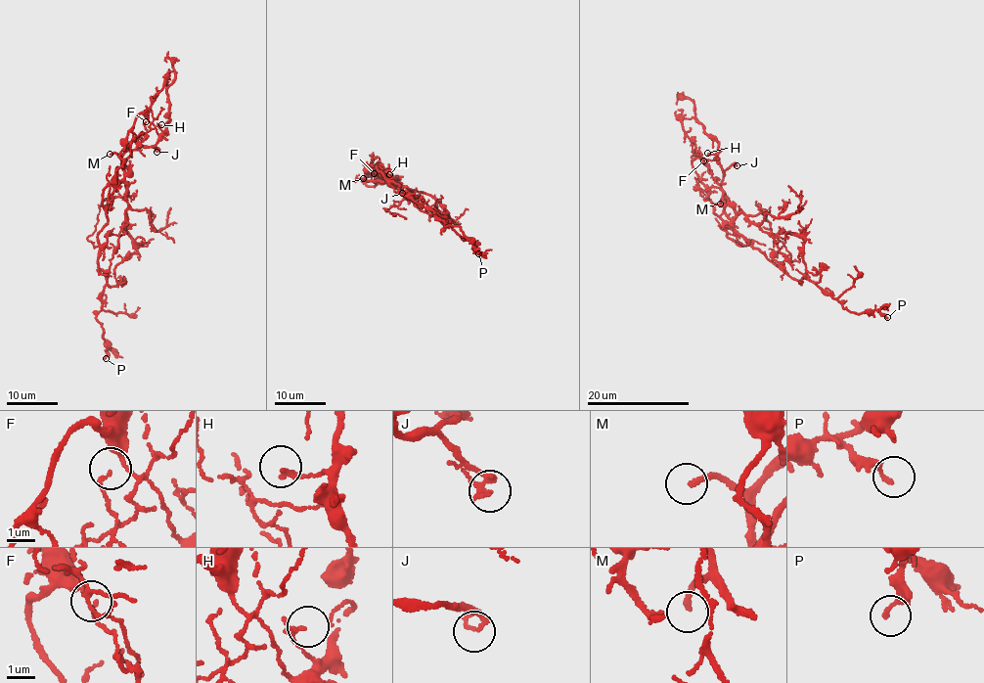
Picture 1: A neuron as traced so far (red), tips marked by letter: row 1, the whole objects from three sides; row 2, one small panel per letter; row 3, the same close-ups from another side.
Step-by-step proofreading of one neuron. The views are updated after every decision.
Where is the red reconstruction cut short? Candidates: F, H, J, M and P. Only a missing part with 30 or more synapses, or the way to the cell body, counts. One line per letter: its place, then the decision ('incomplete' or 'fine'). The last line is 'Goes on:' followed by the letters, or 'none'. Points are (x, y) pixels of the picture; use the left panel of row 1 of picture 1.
F: place (146, 121); fine
H: place (161, 124); fine
J: place (156, 152); fine
M: place (110, 154); incomplete
P: place (106, 358); fine
Goes on: M

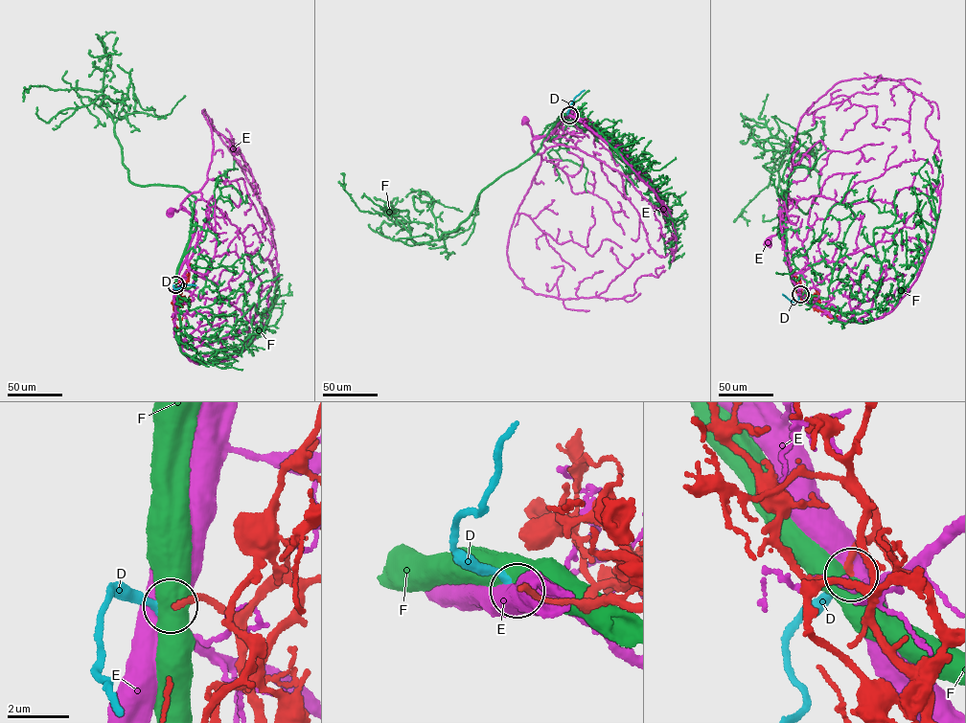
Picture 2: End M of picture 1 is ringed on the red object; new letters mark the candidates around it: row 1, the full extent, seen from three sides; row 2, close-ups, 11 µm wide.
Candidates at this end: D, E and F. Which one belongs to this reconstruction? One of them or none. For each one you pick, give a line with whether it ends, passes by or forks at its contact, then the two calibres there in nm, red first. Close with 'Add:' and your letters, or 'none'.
D: It ends there. Thickness 200 nm (red) against 200 nm
Add: D

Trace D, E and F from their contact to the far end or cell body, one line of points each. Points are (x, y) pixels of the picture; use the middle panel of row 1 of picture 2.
D: (569, 115), (567, 112), (574, 98), (584, 90)
E: (569, 115), (563, 116), (551, 132), (533, 137), (525, 121)
F: (569, 115), (483, 189), (455, 229), (425, 243), (411, 238), (402, 216), (359, 211), (346, 184)

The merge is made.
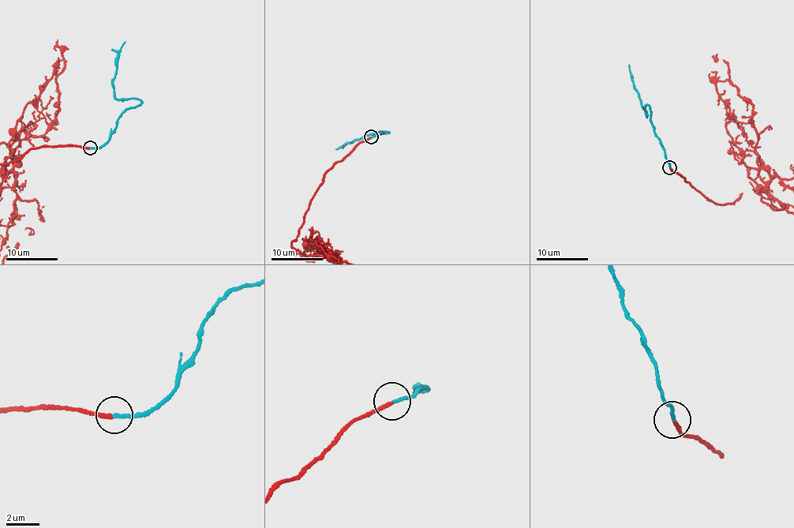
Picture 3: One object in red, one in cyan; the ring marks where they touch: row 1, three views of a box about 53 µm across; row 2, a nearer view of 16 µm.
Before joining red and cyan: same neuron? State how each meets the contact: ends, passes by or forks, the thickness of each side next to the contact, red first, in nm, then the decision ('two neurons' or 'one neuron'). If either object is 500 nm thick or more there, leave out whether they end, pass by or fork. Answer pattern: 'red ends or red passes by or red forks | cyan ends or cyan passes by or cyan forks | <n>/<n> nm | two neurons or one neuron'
red ends | cyan ends | 200/200 nm | one neuron

